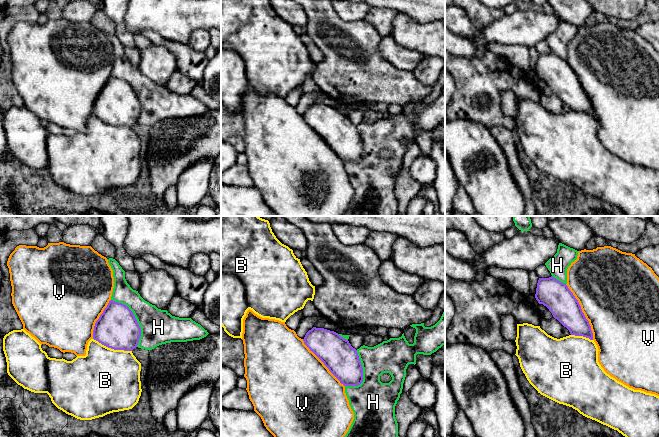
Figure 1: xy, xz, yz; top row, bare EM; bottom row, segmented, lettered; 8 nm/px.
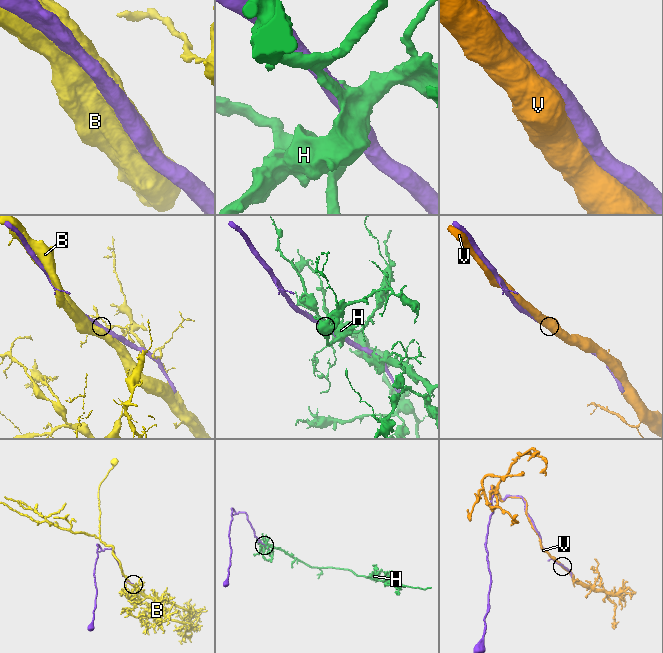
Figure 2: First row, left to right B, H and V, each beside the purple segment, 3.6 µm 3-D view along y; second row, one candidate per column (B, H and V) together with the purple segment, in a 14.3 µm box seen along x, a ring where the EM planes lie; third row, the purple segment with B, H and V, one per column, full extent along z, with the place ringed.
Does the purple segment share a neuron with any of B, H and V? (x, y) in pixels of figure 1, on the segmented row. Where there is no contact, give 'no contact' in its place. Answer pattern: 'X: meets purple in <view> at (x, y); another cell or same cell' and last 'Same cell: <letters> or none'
B: meets purple in xy at (112, 348); another cell
H: meets purple in xy at (135, 318); another cell
V: meets purple in yz at (582, 312); same cell
Same cell: V

